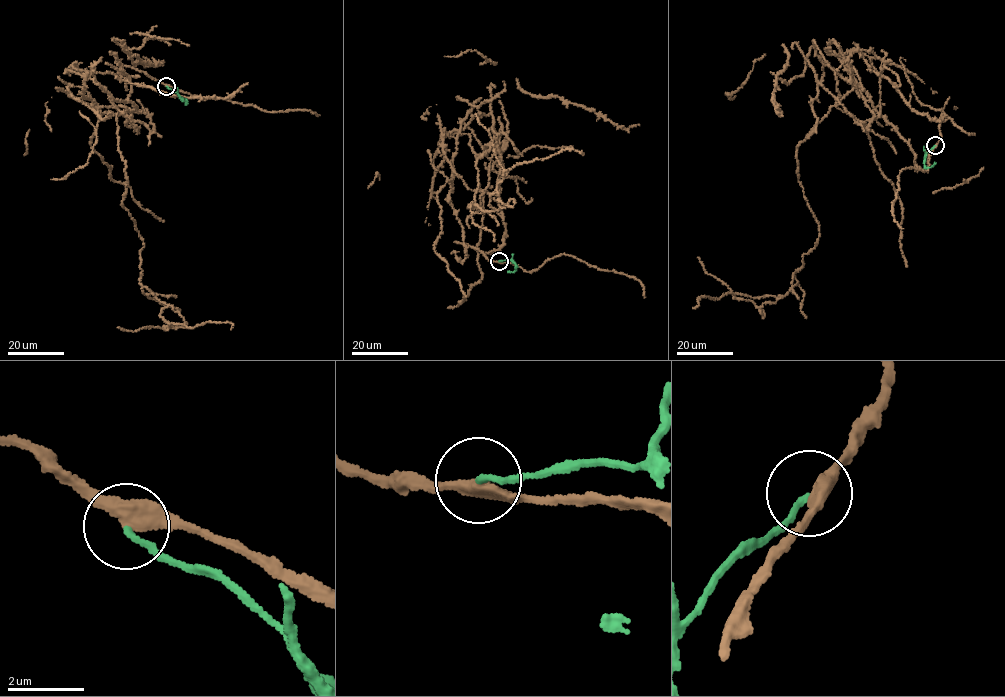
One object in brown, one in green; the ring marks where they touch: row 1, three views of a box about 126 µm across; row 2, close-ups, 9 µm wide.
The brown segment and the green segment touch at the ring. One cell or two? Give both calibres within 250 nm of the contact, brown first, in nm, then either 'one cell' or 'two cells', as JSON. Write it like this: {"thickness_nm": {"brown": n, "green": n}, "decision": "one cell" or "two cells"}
{"thickness_nm": {"brown": 400, "green": 150}, "decision": "two cells"}

